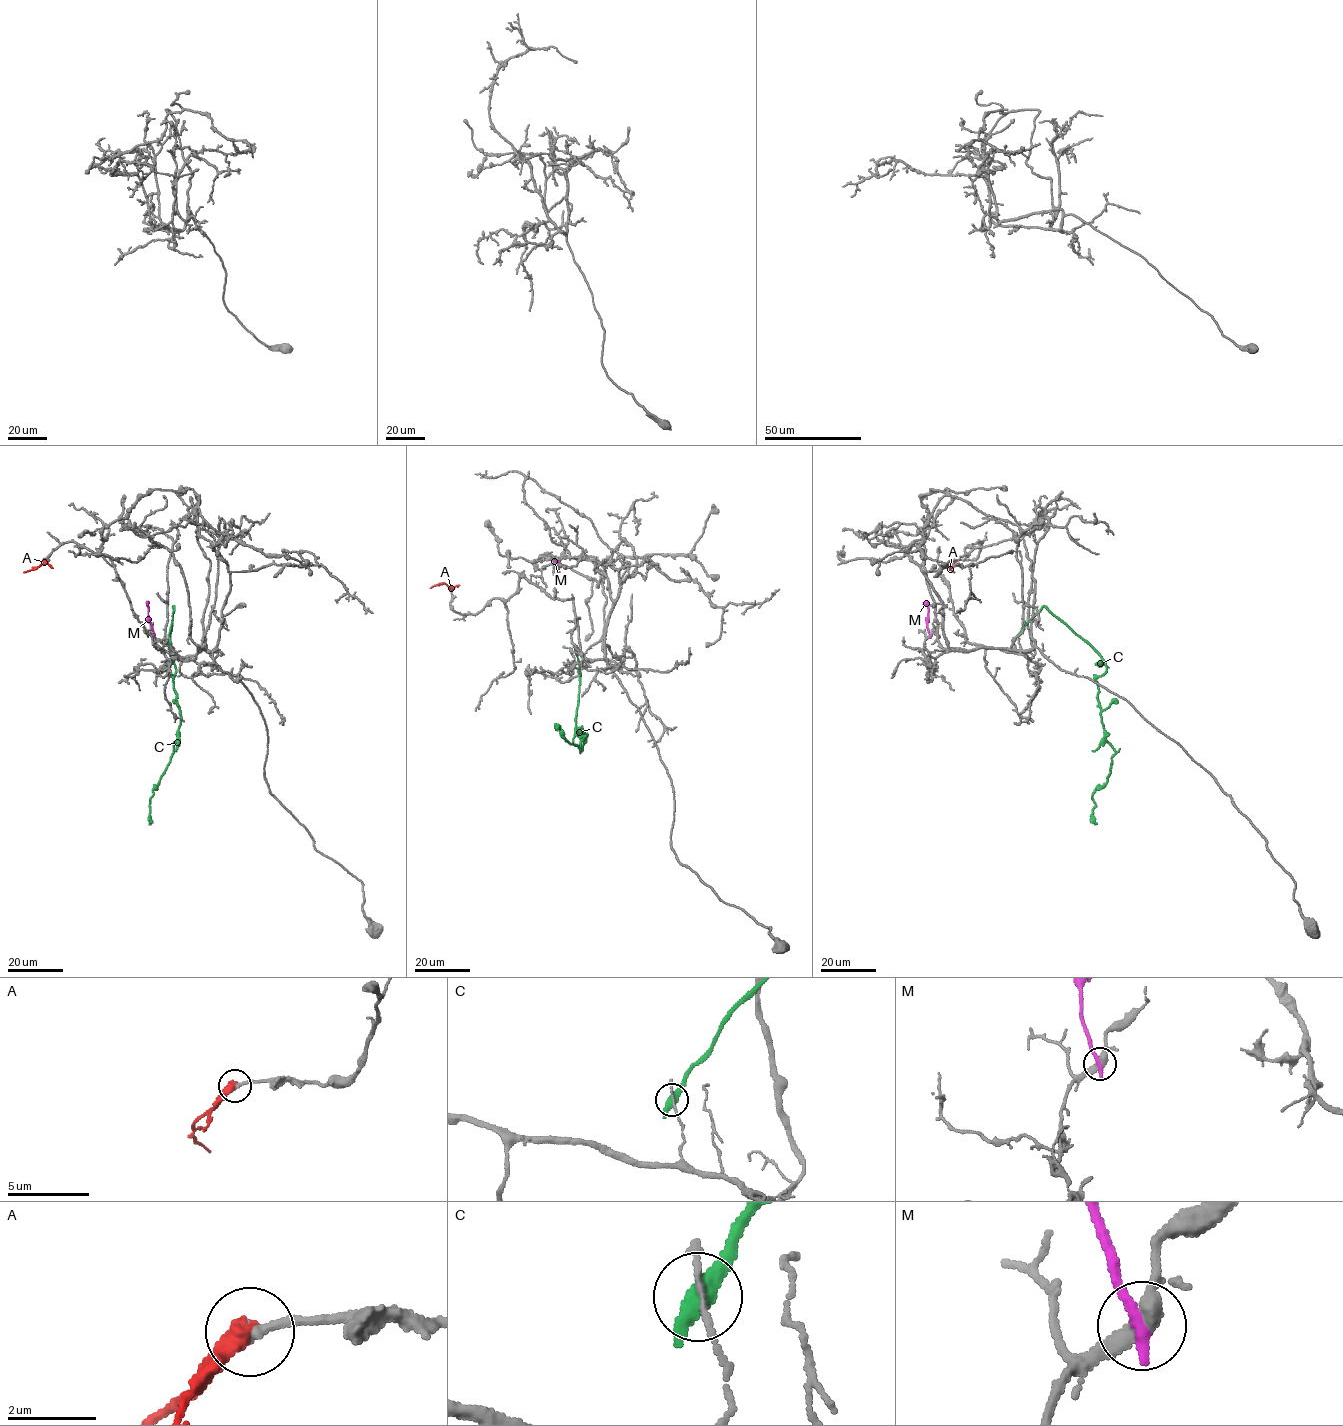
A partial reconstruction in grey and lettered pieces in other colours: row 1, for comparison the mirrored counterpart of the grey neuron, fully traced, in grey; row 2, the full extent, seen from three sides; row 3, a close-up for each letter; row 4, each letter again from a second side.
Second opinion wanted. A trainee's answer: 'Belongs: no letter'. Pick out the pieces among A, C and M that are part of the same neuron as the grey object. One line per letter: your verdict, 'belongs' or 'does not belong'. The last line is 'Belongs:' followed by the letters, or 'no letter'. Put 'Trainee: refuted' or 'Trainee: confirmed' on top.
Trainee: refuted
A: belongs
C: does not belong
M: does not belong
Belongs: A

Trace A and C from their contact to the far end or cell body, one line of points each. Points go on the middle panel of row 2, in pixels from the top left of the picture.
A: (450, 590), (445, 583), (430, 588)
C: (577, 647), (576, 732), (582, 739), (579, 729), (587, 735), (579, 748), (566, 741), (559, 725), (555, 729)

